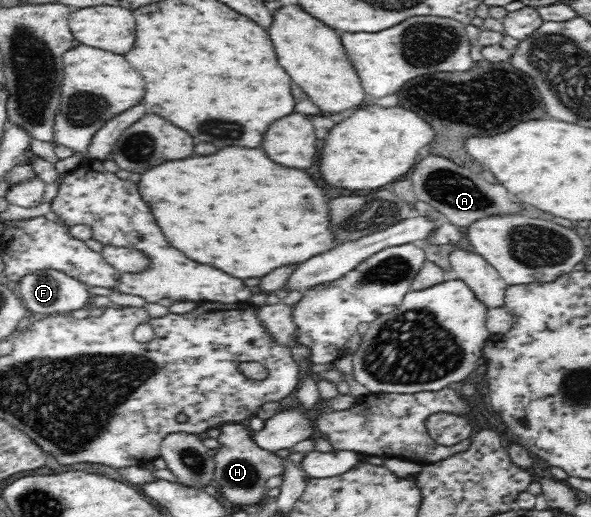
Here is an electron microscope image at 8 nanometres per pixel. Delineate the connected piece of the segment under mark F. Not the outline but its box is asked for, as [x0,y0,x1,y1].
[18,269,93,317]

